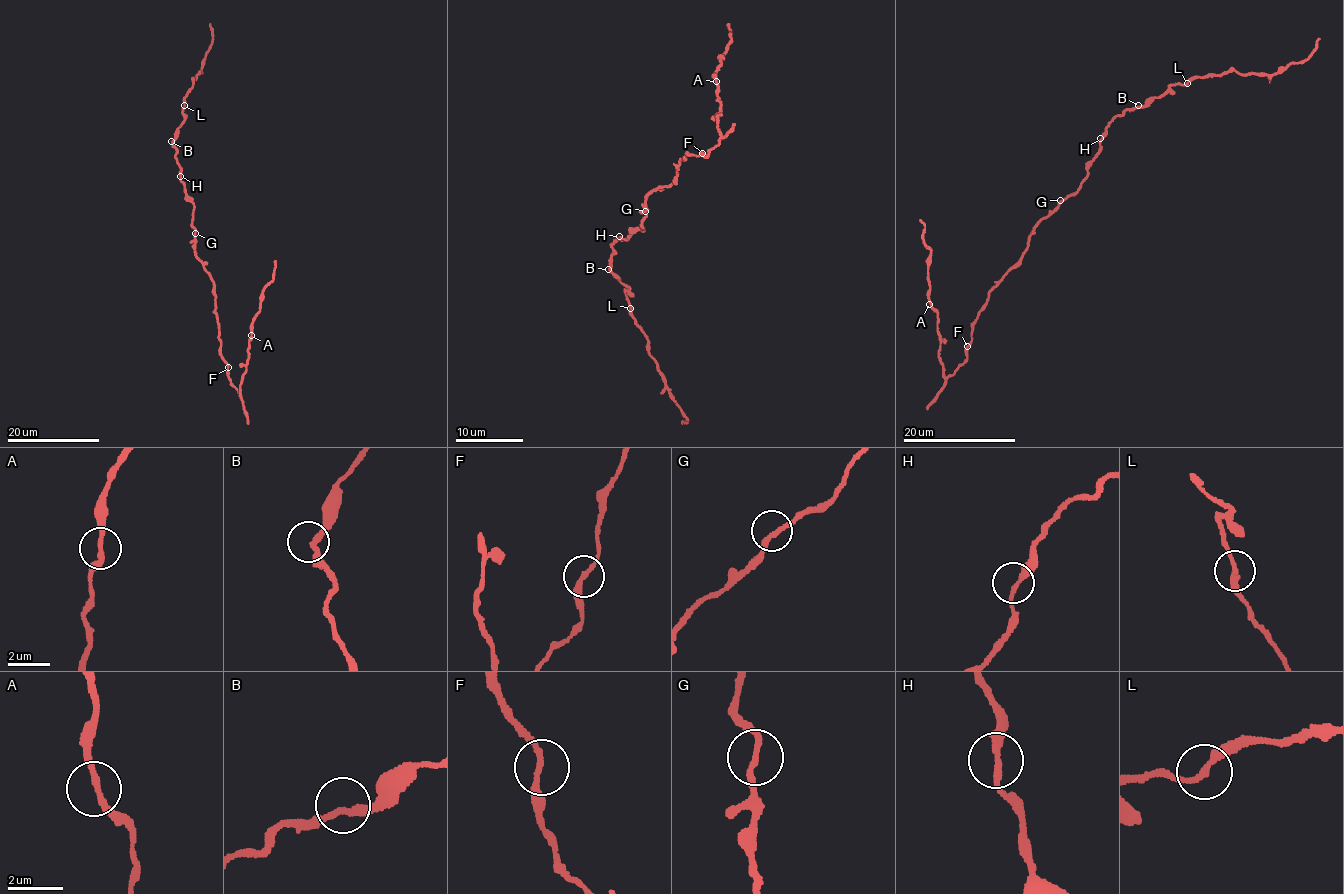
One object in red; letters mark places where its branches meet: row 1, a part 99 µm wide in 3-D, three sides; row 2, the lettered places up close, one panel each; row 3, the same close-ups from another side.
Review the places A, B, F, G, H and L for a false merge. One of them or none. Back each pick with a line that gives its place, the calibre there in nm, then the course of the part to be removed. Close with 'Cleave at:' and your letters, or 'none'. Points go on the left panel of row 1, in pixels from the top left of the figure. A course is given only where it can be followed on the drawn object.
L: place (184, 105); calibre 220 nm; course (184, 105), (183, 100), (193, 83), (191, 79), (195, 79), (212, 43), (210, 23)
Cleave at: L

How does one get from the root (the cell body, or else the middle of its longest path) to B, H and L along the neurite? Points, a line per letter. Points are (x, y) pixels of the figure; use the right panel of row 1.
B: (1038, 223), (1077, 191), (1099, 149), (1100, 139), (1114, 119), (1126, 109), (1138, 105)
H: (1038, 223), (1077, 191), (1099, 149), (1100, 138)
L: (1038, 223), (1077, 191), (1099, 149), (1105, 131), (1116, 116), (1156, 98), (1171, 85), (1187, 83)

